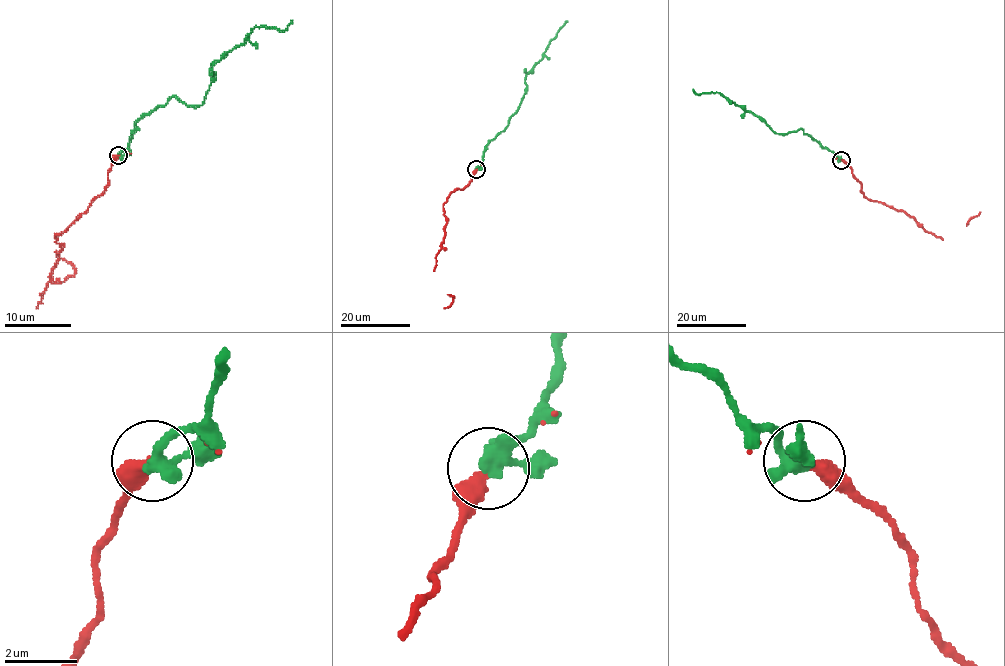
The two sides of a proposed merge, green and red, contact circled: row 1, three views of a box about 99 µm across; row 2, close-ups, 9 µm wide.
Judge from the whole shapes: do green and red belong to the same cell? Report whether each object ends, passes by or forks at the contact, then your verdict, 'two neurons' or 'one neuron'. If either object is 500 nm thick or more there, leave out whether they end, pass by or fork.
green passes by; red ends there; one neuron

